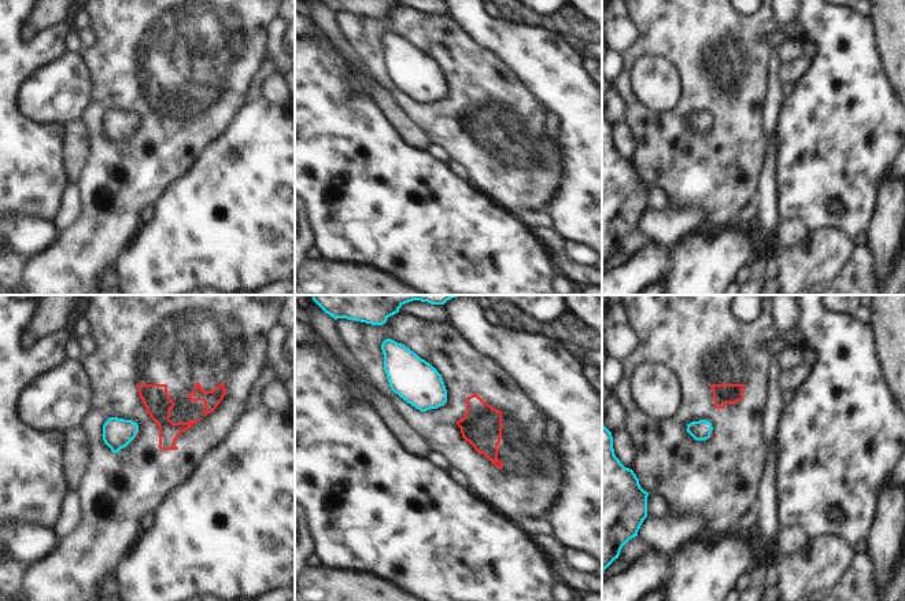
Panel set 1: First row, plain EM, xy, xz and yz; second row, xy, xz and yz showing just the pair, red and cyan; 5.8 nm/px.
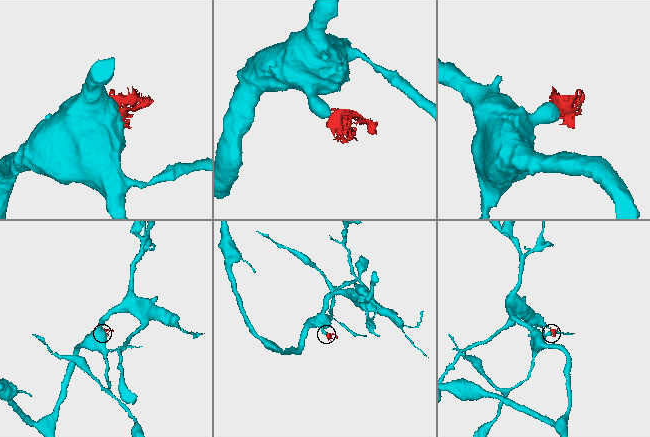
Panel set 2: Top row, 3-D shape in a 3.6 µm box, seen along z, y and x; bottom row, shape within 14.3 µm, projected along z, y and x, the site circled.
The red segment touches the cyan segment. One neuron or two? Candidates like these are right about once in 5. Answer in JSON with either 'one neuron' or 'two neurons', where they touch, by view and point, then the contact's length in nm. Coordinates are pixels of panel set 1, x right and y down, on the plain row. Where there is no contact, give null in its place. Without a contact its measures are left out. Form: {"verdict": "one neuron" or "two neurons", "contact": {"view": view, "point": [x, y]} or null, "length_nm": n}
{"verdict": "two neurons", "contact": {"view": "xy", "point": [136, 126]}, "length_nm": 40}

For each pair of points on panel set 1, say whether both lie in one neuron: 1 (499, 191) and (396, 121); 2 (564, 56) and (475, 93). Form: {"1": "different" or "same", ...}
{"1": "different", "2": "different"}

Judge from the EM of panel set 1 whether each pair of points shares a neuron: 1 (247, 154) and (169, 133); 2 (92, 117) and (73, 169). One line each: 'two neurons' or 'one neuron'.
1: two neurons
2: two neurons

